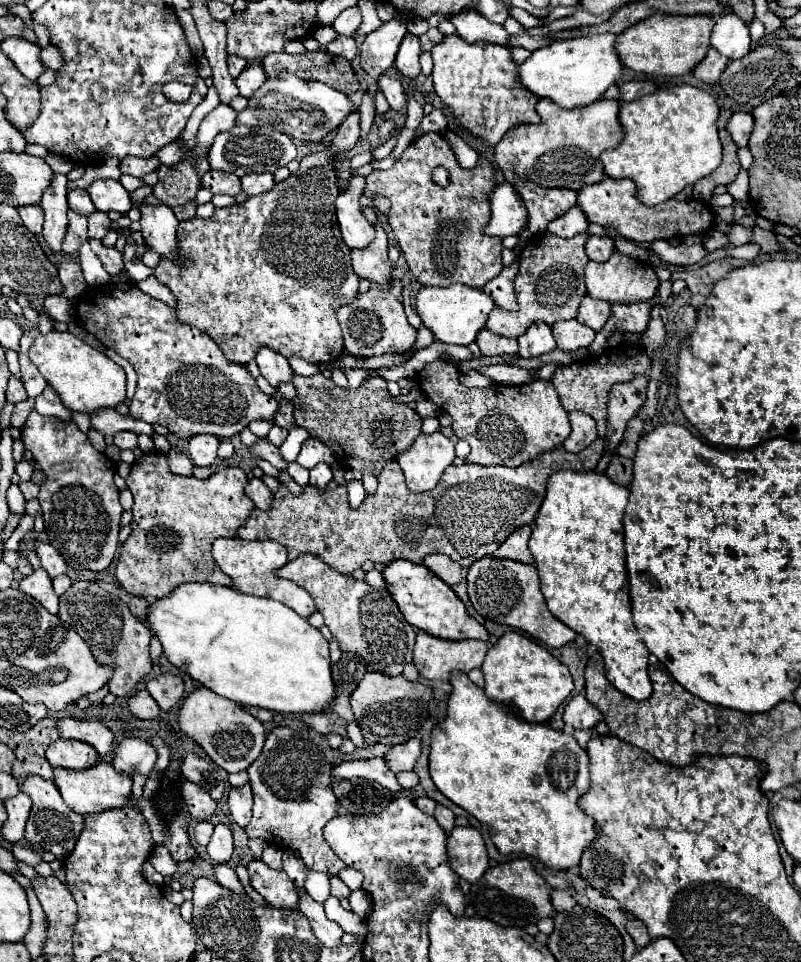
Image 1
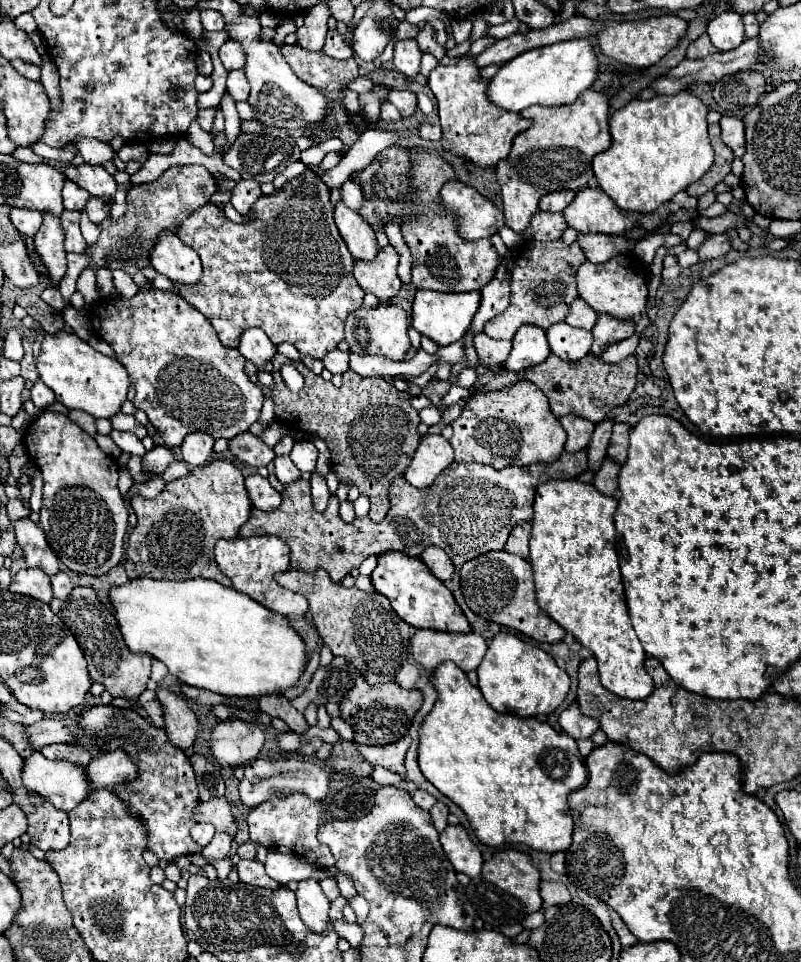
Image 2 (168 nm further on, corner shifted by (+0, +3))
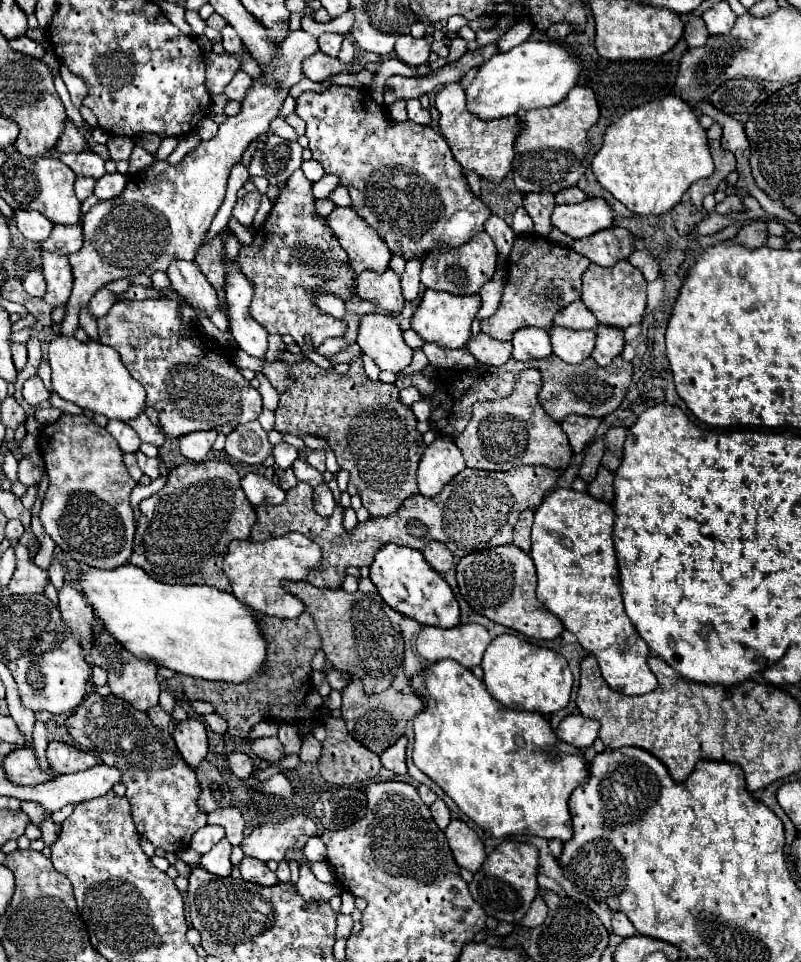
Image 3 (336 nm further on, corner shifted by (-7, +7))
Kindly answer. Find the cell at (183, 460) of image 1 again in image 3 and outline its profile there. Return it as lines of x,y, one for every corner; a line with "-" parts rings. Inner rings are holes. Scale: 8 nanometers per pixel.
136,452
136,456
138,456
138,466
142,468
142,472
144,472
146,476
150,476
152,480
156,480
156,478
160,476
160,472
158,472
160,460
158,460
158,458
146,458
142,452

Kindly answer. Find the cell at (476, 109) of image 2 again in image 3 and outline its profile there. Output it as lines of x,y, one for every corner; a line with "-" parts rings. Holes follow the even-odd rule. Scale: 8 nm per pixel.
458,82
448,84
444,90
438,92
436,108
440,112
438,130
444,134
448,146
454,154
454,160
462,168
462,174
466,176
468,172
476,172
480,178
494,182
494,184
500,184
512,168
514,140
516,140
516,134
522,126
520,120
516,116
500,118
496,122
480,122
480,118
472,118
466,110
464,88
460,88

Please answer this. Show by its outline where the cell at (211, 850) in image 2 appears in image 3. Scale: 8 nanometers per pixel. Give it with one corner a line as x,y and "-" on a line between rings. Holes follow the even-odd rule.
224,838
222,842
218,842
208,854
204,854
200,858
200,866
204,870
208,870
214,876
230,876
232,872
232,864
230,864
230,842

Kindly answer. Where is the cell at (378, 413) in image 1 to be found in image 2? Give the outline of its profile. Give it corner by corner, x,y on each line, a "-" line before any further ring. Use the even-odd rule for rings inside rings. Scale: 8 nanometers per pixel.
277,354
273,358
273,378
277,382
273,390
273,402
275,402
275,418
293,432
309,432
317,438
321,438
327,448
331,450
331,468
337,472
337,478
347,484
355,484
361,494
371,498
371,510
369,518
373,522
381,522
389,510
389,498
387,498
387,488
393,482
397,474
403,474
407,464
411,462
411,456
421,440
417,426
419,426
419,412
411,406
411,396
407,392
399,392
393,384
387,384
383,378
373,376
373,378
363,378
353,370
347,370
343,374
343,386
337,388
333,382
323,380
319,374
311,372
305,364
295,362
295,368
305,376
305,386
299,392
291,392
287,384
283,382
281,376
281,366
283,364
293,364
293,360
285,358
283,354

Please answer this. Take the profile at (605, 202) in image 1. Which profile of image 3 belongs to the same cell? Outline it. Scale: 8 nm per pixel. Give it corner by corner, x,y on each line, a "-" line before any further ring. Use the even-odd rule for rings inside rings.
586,198
580,204
556,206
550,220
554,228
568,234
570,238
584,238
598,230
612,226
612,210
602,198

